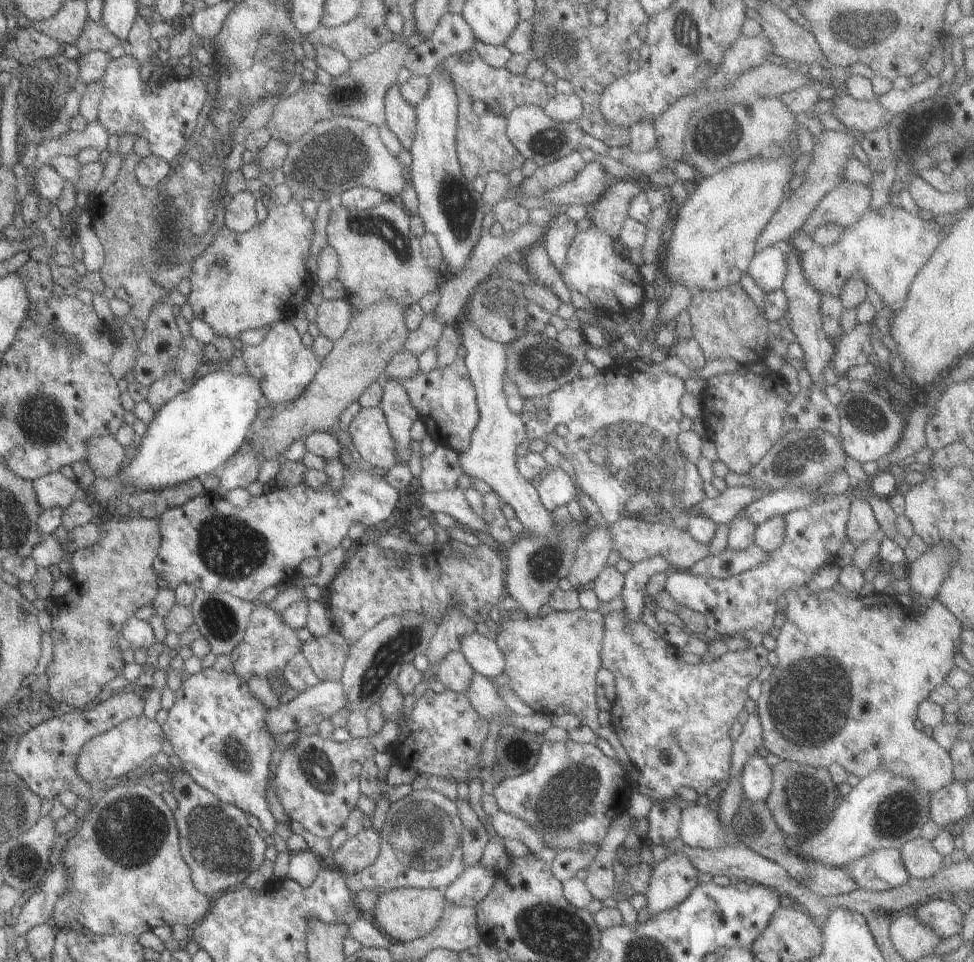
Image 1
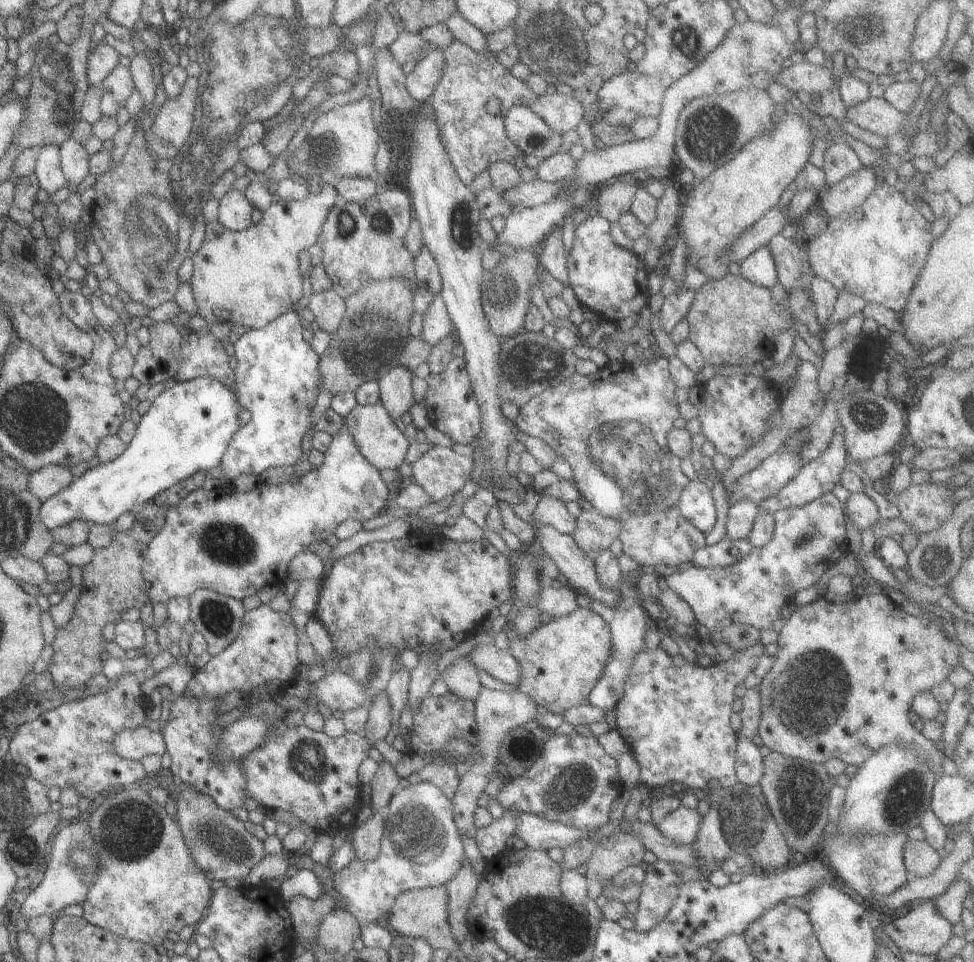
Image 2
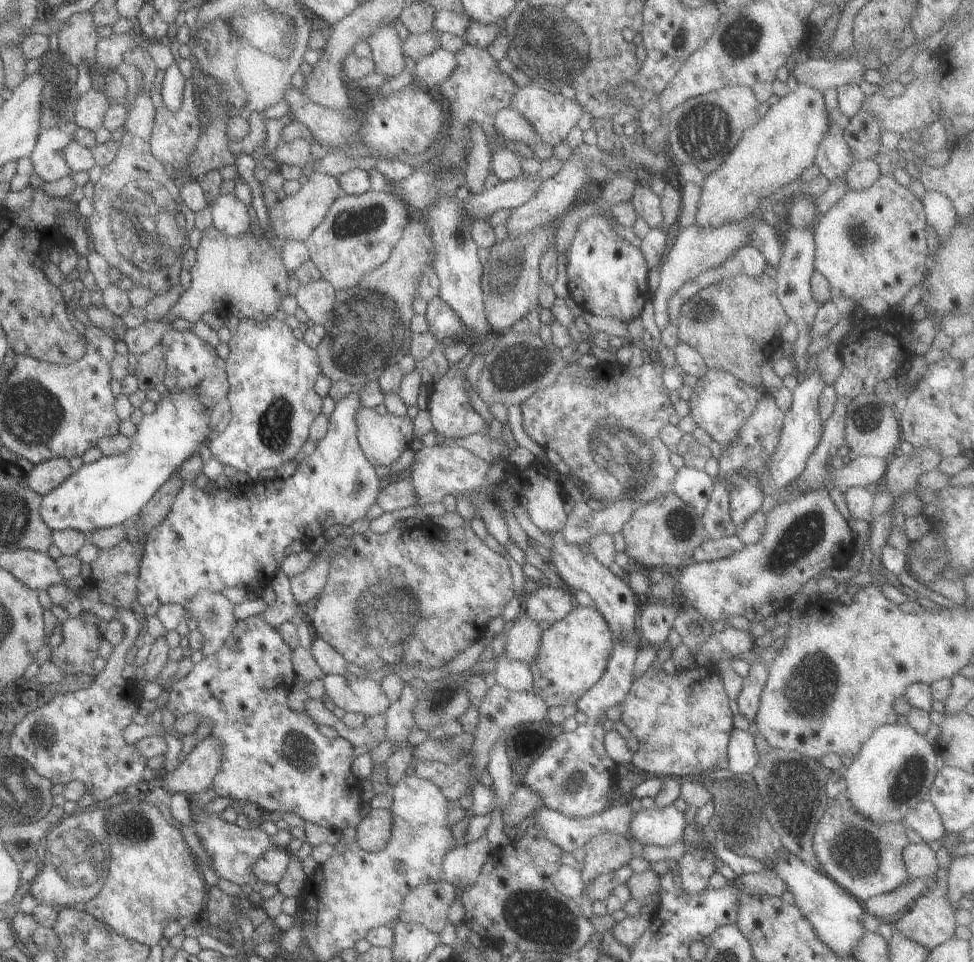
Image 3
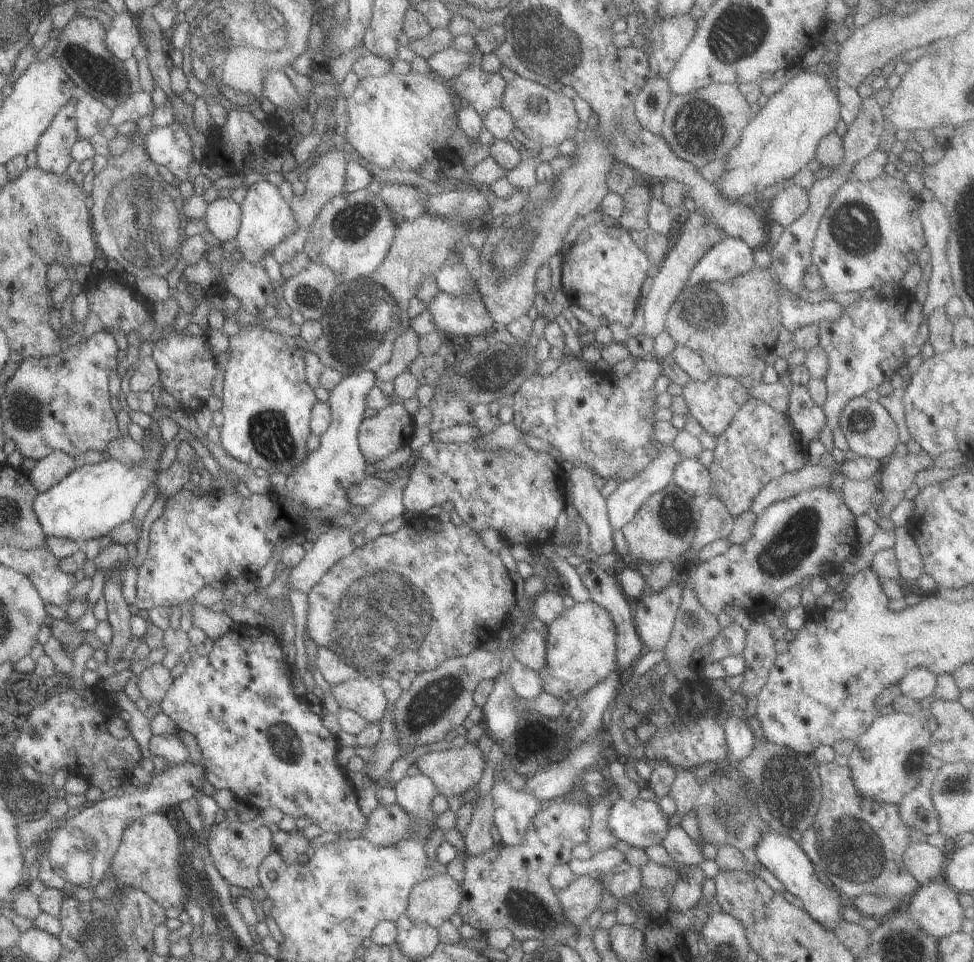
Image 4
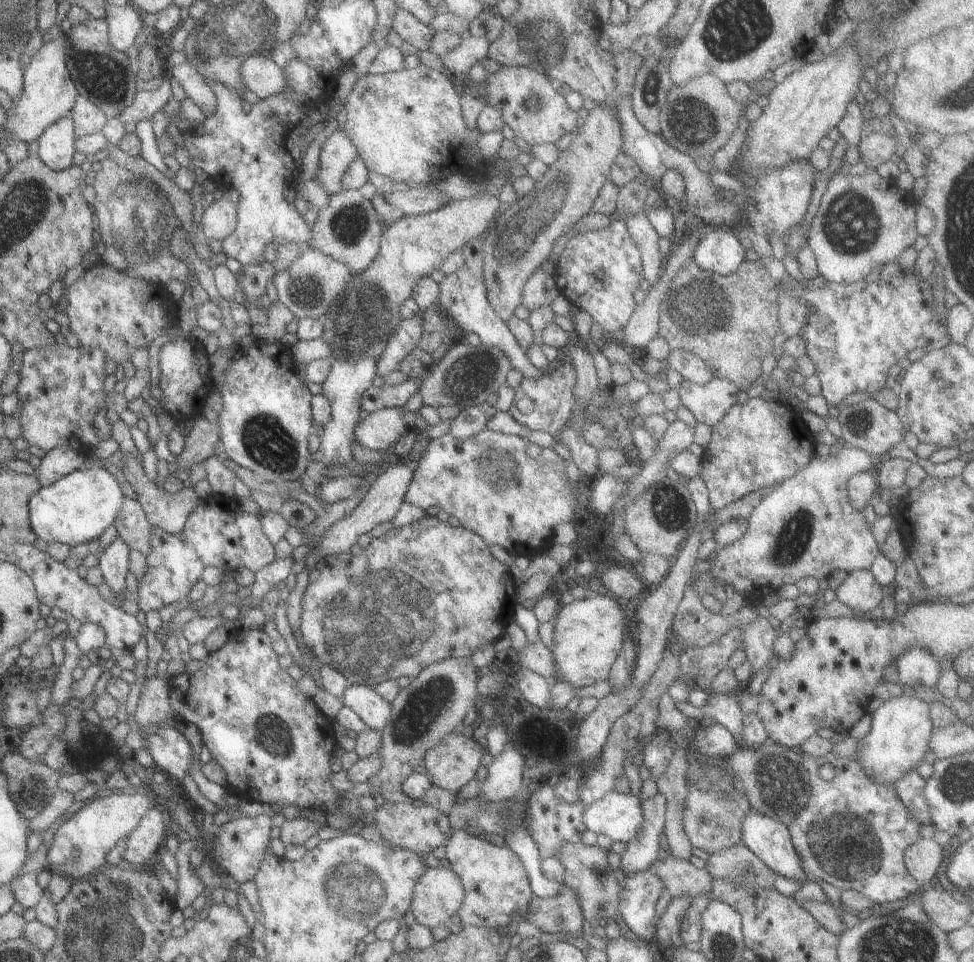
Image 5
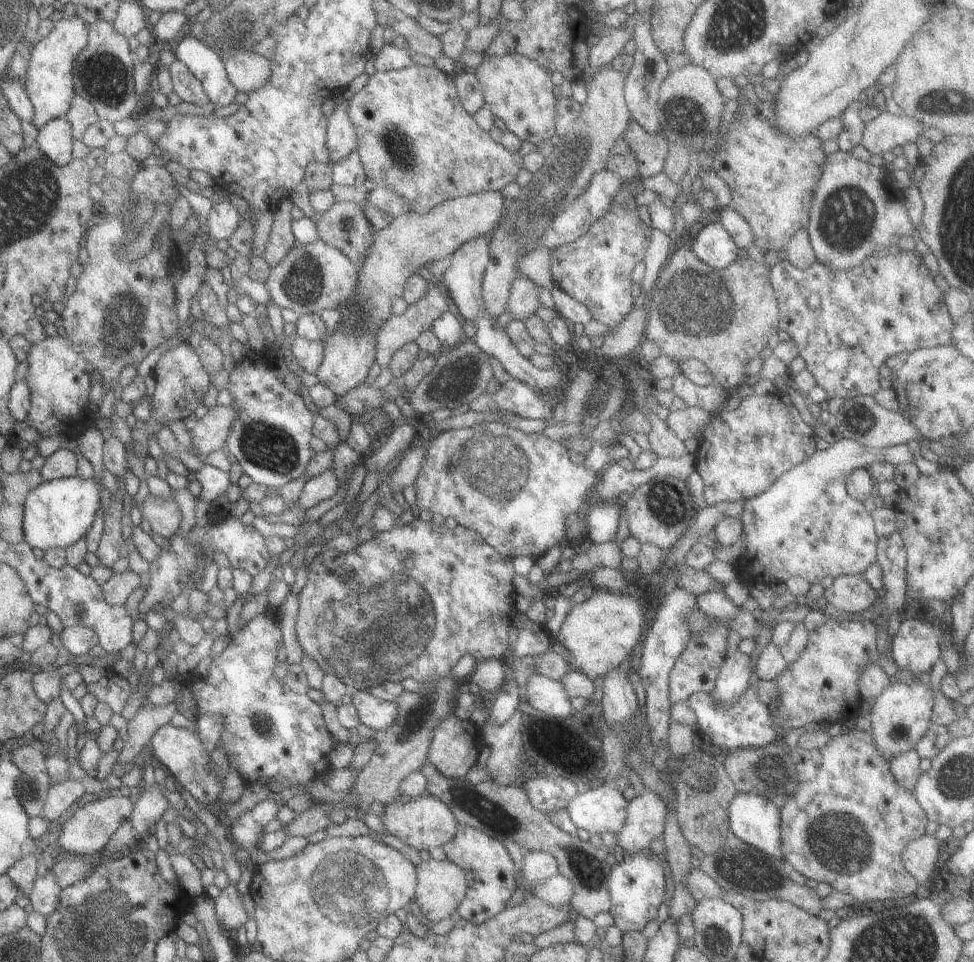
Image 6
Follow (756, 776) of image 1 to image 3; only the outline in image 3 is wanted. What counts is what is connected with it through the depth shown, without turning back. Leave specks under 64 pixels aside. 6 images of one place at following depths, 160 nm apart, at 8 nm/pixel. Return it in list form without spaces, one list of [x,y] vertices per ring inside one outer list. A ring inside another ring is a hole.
[[[732,728],[726,746],[727,766],[732,775],[750,774],[757,764],[760,753],[753,744],[752,730]]]

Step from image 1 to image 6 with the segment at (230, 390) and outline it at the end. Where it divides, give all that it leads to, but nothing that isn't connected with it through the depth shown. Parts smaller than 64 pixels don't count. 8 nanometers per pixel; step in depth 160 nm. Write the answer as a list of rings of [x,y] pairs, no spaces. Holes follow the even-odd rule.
[[[75,476],[41,481],[25,495],[22,504],[23,542],[44,552],[50,548],[72,545],[85,536],[93,524],[99,504],[100,484],[93,477],[81,479]]]

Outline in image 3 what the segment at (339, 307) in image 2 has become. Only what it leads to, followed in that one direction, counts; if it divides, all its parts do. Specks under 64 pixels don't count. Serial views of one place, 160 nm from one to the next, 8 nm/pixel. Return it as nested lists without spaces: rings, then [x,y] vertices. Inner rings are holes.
[[[321,278],[299,284],[293,298],[297,300],[298,313],[308,324],[325,325],[332,318],[335,290]]]

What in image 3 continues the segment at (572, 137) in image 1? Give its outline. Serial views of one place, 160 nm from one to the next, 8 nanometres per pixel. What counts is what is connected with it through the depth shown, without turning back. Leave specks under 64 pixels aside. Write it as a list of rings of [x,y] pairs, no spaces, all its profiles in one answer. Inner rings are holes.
[[[505,107],[495,113],[493,126],[496,134],[504,141],[523,142],[529,146],[537,142],[536,132],[533,130],[529,121],[526,121],[520,114],[512,108]]]

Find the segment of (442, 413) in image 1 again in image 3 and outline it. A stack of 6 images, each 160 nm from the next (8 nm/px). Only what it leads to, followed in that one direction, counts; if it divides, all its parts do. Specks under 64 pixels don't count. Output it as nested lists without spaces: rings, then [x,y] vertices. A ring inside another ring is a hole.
[[[450,364],[445,374],[428,386],[426,411],[429,415],[432,430],[443,437],[466,437],[471,433],[487,434],[488,427],[483,418],[471,407],[469,401],[464,399],[464,393],[468,390],[468,384],[464,371],[459,371],[456,366]]]

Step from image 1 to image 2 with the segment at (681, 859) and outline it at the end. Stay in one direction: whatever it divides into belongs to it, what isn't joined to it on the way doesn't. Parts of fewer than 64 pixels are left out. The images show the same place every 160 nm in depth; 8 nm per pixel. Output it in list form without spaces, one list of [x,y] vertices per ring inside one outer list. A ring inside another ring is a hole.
[[[657,859],[649,863],[644,871],[644,879],[640,884],[640,893],[637,901],[637,912],[633,915],[633,931],[643,932],[649,930],[659,922],[678,895],[678,886],[681,878],[675,874],[670,862]]]

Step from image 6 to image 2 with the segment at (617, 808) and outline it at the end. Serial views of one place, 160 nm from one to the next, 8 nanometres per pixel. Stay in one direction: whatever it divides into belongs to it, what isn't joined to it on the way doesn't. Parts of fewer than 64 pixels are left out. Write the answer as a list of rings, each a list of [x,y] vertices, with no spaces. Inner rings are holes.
[[[679,805],[658,823],[653,823],[665,838],[677,844],[691,845],[699,828],[700,816],[695,809]]]

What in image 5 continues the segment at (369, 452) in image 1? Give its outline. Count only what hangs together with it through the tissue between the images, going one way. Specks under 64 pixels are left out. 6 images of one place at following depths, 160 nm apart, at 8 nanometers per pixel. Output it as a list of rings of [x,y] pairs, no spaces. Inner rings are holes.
[[[385,407],[370,412],[355,425],[356,443],[369,450],[389,451],[390,446],[409,430],[403,421],[403,409]]]

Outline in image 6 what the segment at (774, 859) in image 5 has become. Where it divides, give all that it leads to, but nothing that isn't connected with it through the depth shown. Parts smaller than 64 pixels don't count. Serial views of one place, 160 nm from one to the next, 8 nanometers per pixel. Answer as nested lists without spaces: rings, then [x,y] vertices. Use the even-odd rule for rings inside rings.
[[[736,792],[736,796],[728,803],[728,829],[733,836],[745,842],[754,849],[760,850],[767,857],[776,859],[781,858],[780,851],[780,832],[778,808],[764,799],[761,795],[752,794],[752,792]]]

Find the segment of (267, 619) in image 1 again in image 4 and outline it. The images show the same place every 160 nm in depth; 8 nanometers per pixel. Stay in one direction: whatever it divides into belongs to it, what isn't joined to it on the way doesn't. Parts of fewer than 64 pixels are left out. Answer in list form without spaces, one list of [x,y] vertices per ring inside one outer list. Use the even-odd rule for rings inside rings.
[[[245,623],[239,626],[234,624],[225,634],[214,639],[212,649],[207,654],[200,657],[193,657],[184,664],[184,670],[179,676],[172,679],[172,683],[161,698],[159,710],[173,720],[176,730],[185,730],[193,734],[202,754],[201,762],[204,769],[204,780],[207,780],[215,789],[228,790],[239,802],[255,806],[259,810],[265,807],[277,808],[279,812],[287,814],[294,819],[307,816],[311,818],[313,824],[317,825],[323,833],[331,831],[341,835],[359,834],[364,828],[366,816],[359,810],[356,801],[356,791],[351,787],[345,769],[335,761],[335,754],[338,752],[339,744],[334,734],[330,733],[322,723],[322,717],[313,714],[301,697],[296,697],[291,693],[289,685],[292,683],[293,667],[283,656],[280,647],[281,640],[275,638],[274,633],[265,628],[250,627]]]

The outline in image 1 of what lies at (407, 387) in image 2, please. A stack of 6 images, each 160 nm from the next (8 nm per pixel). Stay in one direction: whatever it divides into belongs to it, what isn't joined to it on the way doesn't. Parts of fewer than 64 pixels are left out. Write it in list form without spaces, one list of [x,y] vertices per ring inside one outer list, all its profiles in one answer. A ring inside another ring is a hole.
[[[397,379],[381,380],[382,395],[379,408],[384,414],[389,434],[393,439],[396,464],[405,463],[411,454],[409,428],[419,418],[407,398],[406,390]]]

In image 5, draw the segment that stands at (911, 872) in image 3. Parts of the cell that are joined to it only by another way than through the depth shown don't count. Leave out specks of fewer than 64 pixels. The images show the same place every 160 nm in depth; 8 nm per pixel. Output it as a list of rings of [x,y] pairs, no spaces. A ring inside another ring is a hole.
[[[920,837],[910,844],[902,854],[903,864],[909,876],[918,884],[929,882],[935,872],[939,870],[939,864],[943,864],[943,852],[941,846],[932,838]]]

